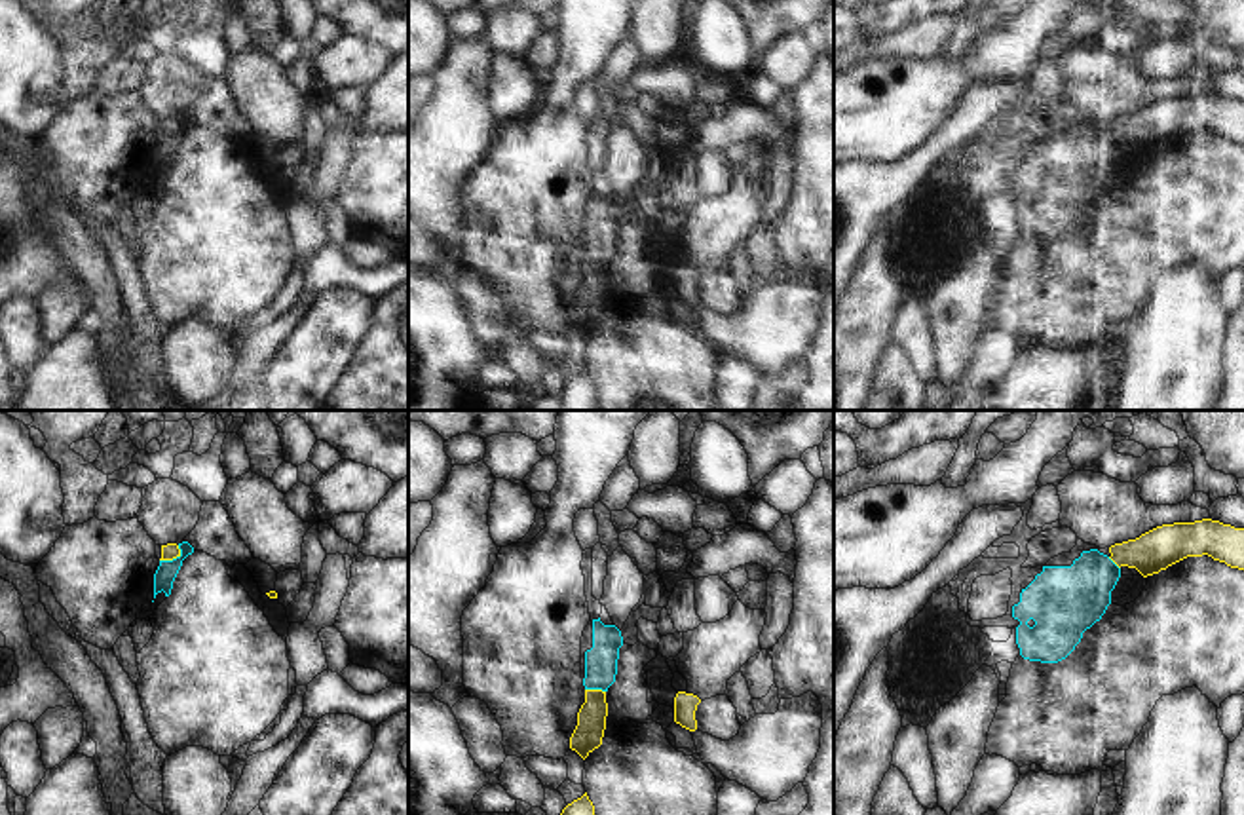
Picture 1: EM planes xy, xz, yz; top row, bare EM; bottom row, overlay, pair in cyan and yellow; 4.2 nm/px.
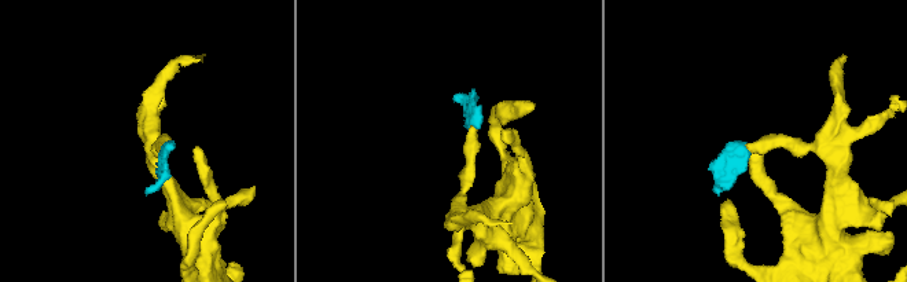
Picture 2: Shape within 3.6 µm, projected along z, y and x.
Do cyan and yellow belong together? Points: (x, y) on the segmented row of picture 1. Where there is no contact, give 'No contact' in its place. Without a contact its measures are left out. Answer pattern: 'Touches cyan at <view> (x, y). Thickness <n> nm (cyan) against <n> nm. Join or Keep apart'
Touches cyan at xy (173, 559). Thickness 90 nm (cyan) against 70 nm. Keep apart

